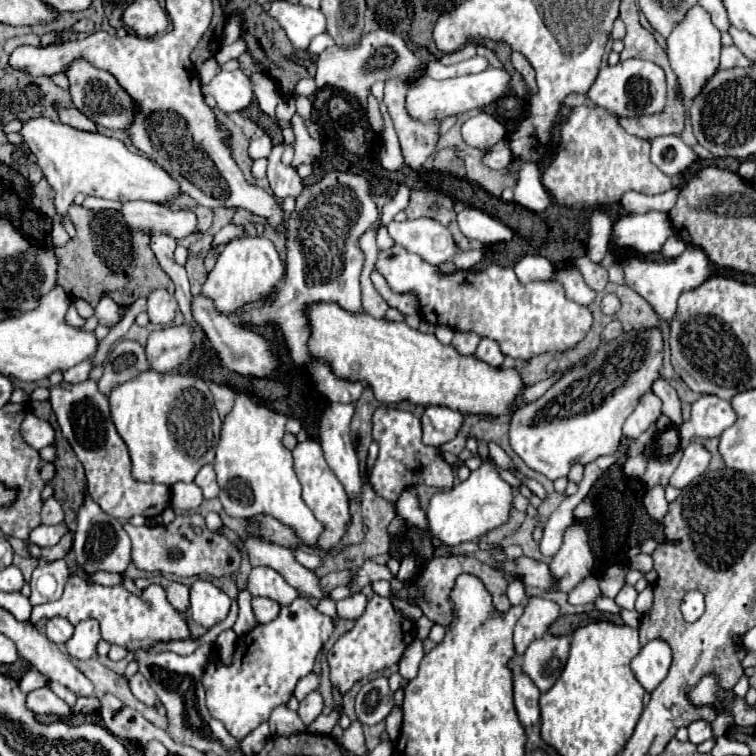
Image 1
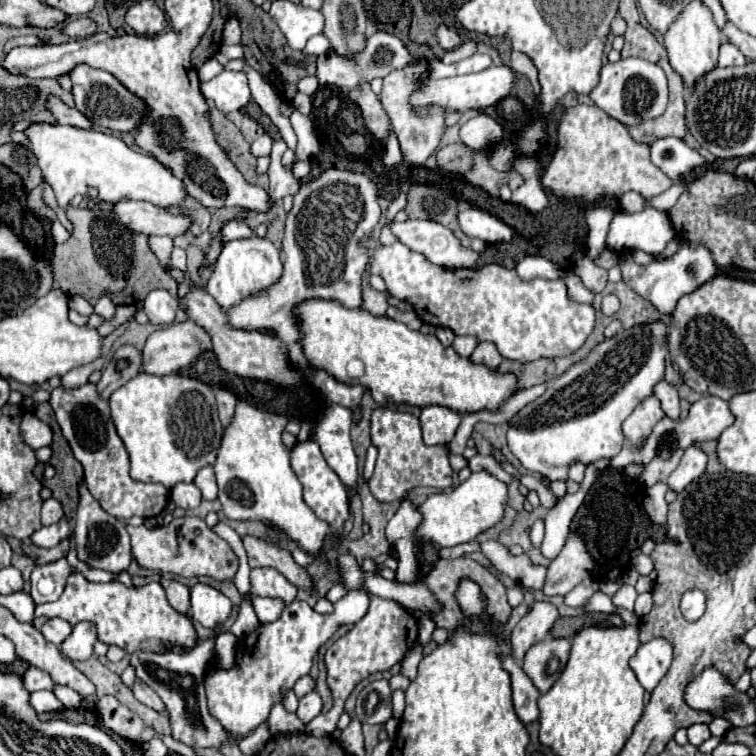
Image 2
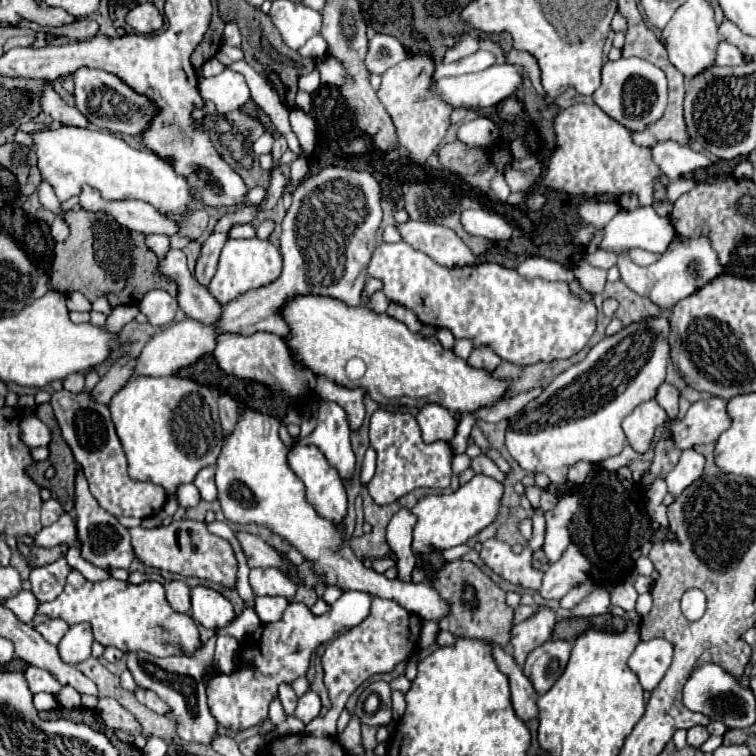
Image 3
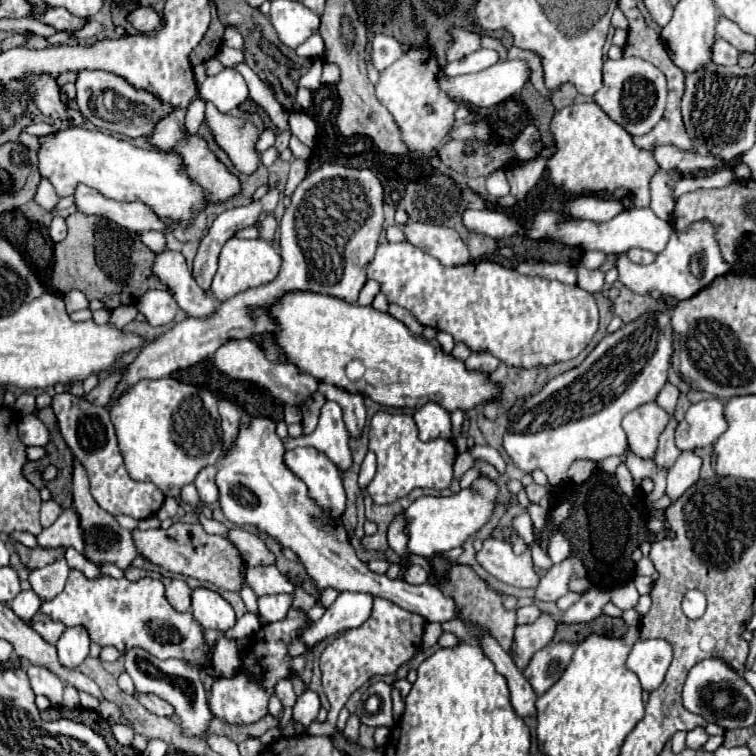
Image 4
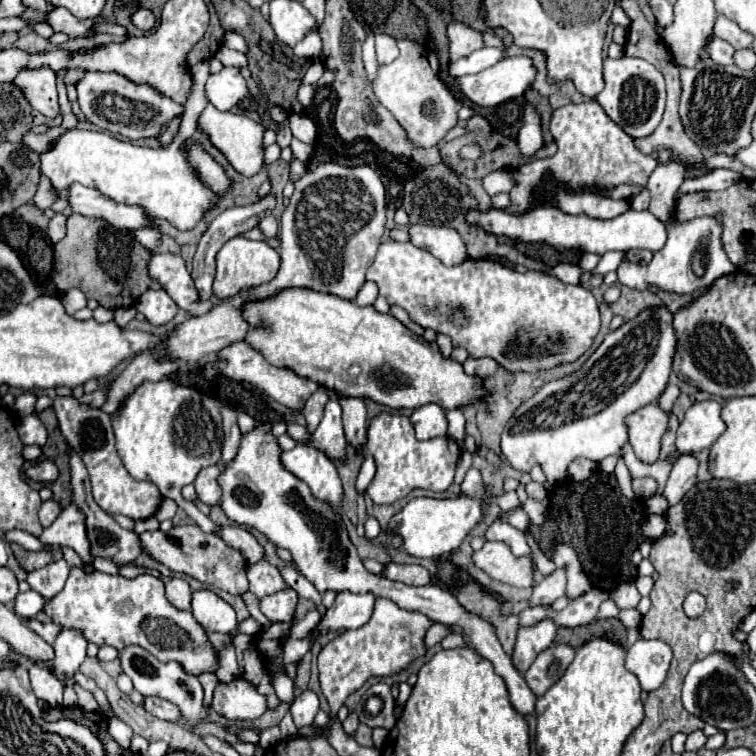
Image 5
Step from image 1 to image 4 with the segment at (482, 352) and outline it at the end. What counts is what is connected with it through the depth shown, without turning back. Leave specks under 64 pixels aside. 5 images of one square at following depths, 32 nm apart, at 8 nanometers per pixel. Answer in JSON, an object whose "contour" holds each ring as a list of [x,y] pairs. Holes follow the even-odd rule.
{"contour":[[[484,352],[484,354],[470,354],[468,360],[464,362],[464,366],[468,370],[476,370],[476,372],[482,372],[482,374],[492,374],[496,368],[498,368],[500,360],[494,358],[492,354]]]}

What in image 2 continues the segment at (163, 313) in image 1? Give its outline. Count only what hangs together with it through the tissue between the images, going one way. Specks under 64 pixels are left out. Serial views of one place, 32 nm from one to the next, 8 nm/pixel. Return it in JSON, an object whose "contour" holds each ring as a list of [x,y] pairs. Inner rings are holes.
{"contour":[[[152,290],[142,304],[142,310],[150,318],[154,326],[168,326],[174,322],[176,310],[178,310],[178,300],[170,296],[166,290]]]}

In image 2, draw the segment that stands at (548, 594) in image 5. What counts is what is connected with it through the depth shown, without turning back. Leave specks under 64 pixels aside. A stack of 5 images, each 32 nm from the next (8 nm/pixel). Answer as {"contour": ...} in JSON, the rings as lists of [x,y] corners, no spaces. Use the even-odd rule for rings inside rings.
{"contour":[[[570,534],[560,556],[548,566],[546,582],[542,588],[544,596],[566,596],[576,584],[588,578],[592,566],[592,558],[588,556],[582,536]]]}

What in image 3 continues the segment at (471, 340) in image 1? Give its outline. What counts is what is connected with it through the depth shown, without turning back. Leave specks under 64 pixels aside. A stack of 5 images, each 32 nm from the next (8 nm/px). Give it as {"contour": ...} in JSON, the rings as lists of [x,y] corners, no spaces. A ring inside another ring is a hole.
{"contour":[[[456,340],[454,348],[452,348],[452,352],[454,352],[458,358],[464,358],[464,360],[470,356],[472,350],[474,350],[474,348],[472,348],[472,342],[470,342],[470,340]]]}

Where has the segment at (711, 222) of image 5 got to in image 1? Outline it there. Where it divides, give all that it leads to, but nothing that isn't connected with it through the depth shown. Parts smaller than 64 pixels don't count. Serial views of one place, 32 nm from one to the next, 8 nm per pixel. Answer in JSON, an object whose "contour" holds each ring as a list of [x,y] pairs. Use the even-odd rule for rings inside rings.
{"contour":[[[686,246],[680,256],[676,256],[672,262],[638,262],[636,258],[626,259],[621,263],[624,271],[624,282],[638,292],[644,300],[652,304],[652,308],[658,312],[660,318],[672,320],[676,312],[676,300],[682,292],[698,288],[702,282],[706,282],[712,274],[712,264],[704,248]]]}

